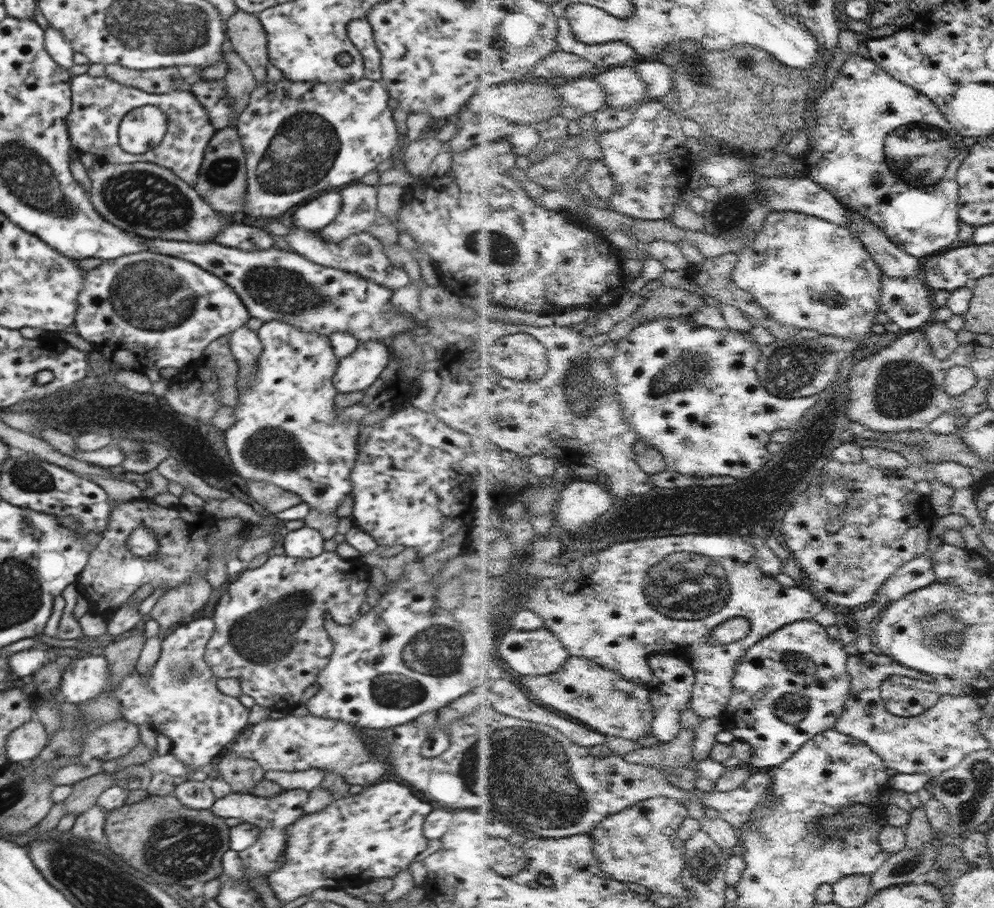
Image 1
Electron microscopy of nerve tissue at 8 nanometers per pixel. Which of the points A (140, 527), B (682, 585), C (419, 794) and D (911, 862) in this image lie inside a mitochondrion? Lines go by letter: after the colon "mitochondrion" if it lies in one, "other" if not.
A: other
B: mitochondrion
C: other
D: mitochondrion

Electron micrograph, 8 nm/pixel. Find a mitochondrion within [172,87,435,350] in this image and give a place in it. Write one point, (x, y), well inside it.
(303, 150)

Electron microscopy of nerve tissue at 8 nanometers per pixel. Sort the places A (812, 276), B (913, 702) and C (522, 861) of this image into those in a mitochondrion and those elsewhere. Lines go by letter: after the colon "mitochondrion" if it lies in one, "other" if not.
A: other
B: other
C: other

